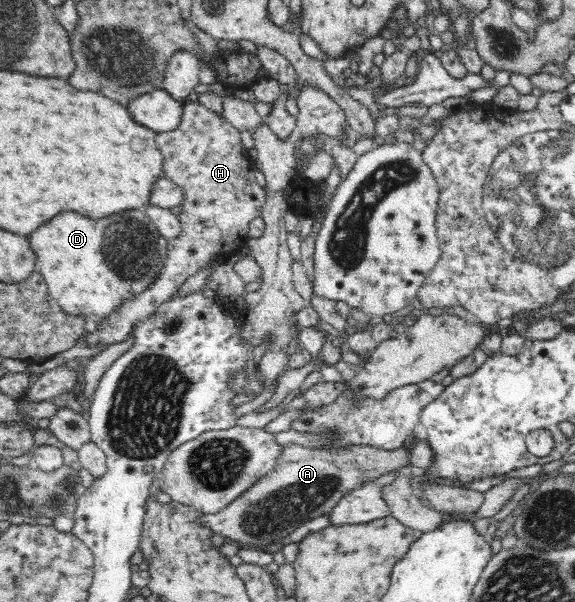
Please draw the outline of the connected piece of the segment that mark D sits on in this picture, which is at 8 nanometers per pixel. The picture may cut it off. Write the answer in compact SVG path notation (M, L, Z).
M130 211L111 217L90 221L80 215L64 213L52 223L40 227L29 237L31 248L36 254L36 270L42 275L51 298L60 309L72 317L108 319L126 301L144 293L158 281L162 267L168 261L168 243L143 211Z

